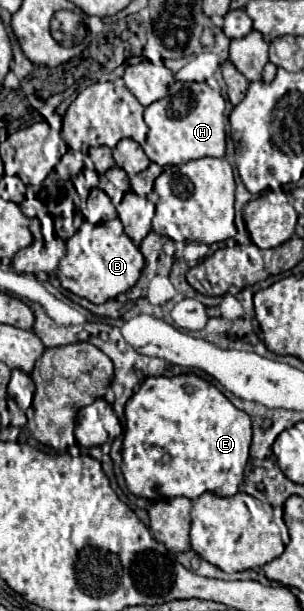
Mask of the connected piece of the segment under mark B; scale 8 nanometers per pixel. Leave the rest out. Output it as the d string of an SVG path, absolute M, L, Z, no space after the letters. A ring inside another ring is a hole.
M120 219L96 225L84 221L84 225L72 239L66 241L66 245L68 253L58 265L60 285L98 305L114 299L120 293L126 293L138 281L144 267L144 257L138 245L124 233Z

